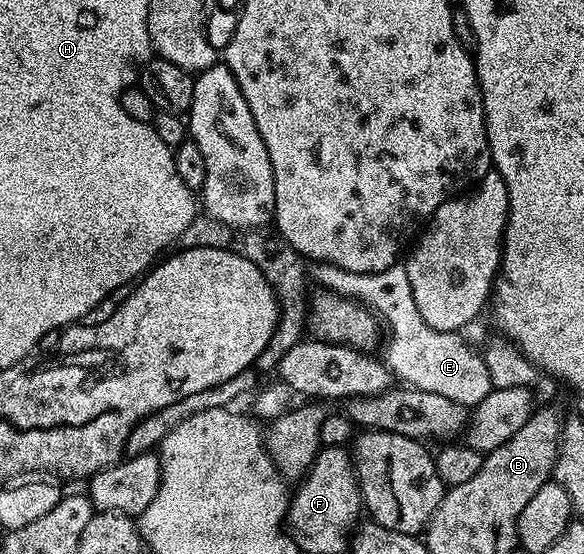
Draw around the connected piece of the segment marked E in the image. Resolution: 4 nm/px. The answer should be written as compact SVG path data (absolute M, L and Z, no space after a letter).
M312 262L308 266L308 276L312 282L336 295L356 299L375 312L376 316L389 329L391 338L383 345L384 362L388 370L404 384L419 391L438 393L458 404L473 409L493 389L487 362L482 354L474 351L463 339L460 332L444 332L433 329L422 320L421 313L414 304L413 289L410 288L409 275L404 264L398 263L380 273L350 273L332 263Z

